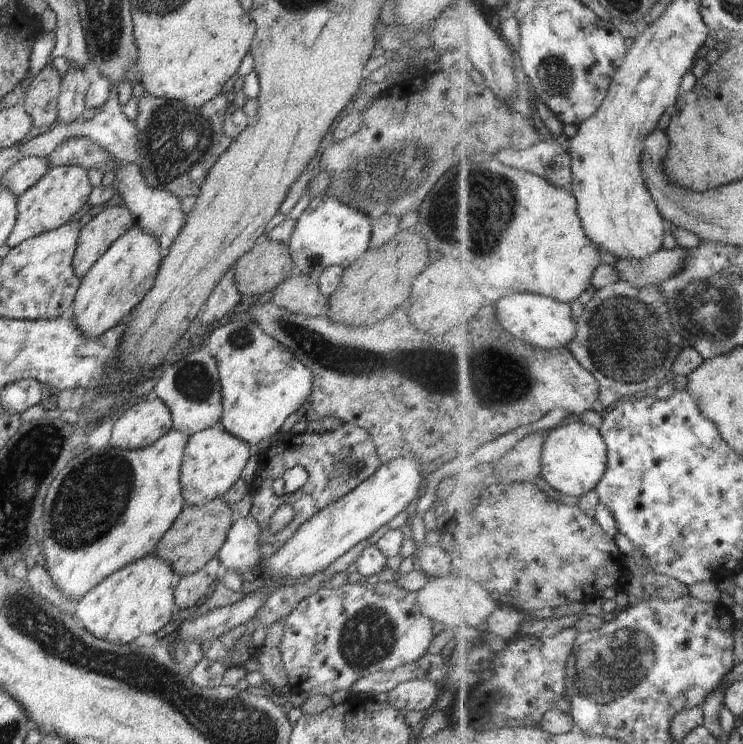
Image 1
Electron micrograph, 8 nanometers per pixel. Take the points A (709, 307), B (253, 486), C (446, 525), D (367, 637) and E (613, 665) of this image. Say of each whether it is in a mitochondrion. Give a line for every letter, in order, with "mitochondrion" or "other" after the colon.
A: mitochondrion
B: other
C: other
D: mitochondrion
E: mitochondrion

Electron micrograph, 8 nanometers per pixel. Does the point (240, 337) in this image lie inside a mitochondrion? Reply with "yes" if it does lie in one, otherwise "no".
yes

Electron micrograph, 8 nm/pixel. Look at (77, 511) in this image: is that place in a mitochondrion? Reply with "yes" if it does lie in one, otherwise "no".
yes

